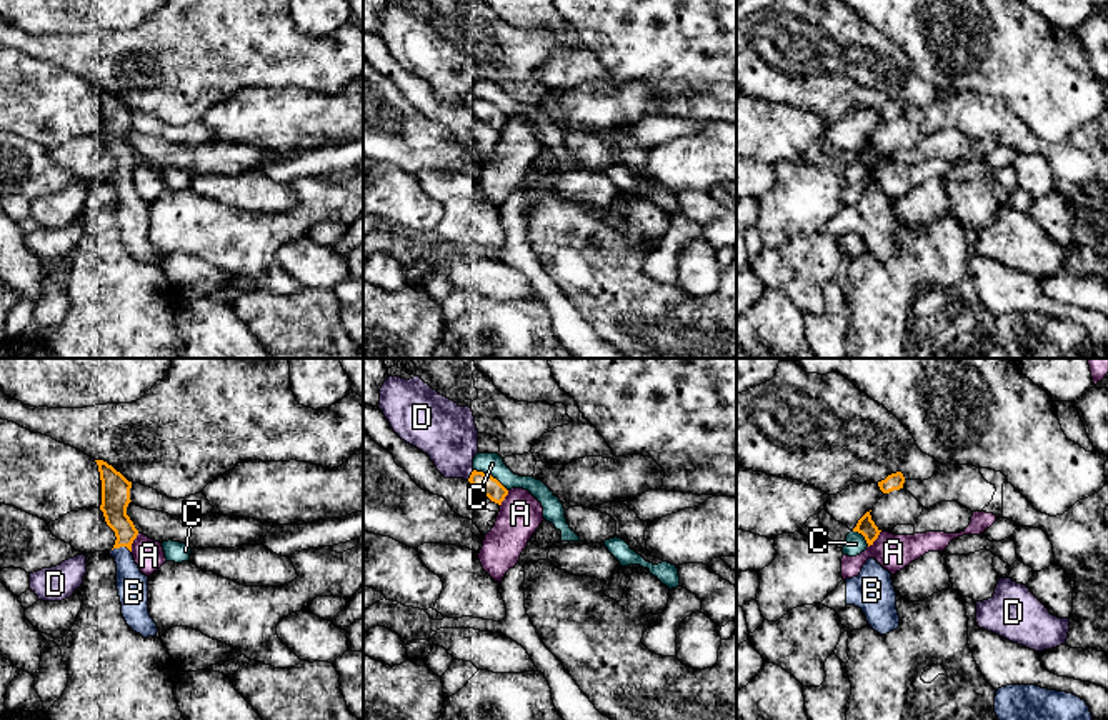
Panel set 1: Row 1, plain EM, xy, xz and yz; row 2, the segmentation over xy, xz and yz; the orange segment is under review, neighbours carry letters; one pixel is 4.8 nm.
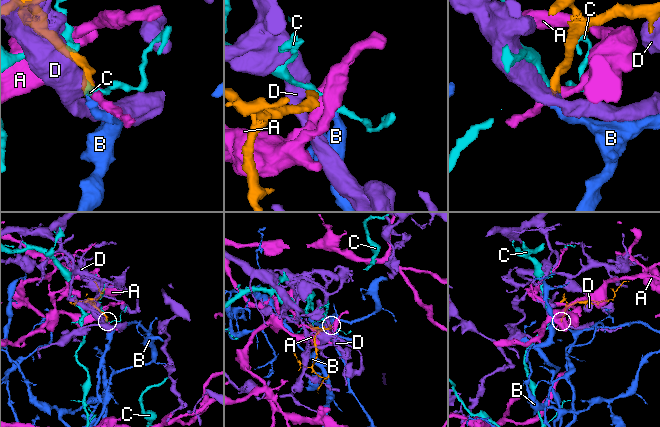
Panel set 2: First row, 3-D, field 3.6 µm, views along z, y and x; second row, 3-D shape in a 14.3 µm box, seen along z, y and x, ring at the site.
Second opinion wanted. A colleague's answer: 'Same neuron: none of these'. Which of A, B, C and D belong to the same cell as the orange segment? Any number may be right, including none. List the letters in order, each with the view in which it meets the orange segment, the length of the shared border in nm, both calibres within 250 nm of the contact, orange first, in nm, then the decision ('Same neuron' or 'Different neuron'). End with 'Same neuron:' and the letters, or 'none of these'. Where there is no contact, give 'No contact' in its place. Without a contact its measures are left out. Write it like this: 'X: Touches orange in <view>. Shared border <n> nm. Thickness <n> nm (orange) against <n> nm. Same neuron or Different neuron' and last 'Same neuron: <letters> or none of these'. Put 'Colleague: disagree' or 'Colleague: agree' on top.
Colleague: disagree
A: Touches orange in xy. Shared border 100 nm. Thickness 140 nm (orange) against 150 nm. Different neuron
B: Touches orange in xy. Shared border 100 nm. Thickness 140 nm (orange) against 150 nm. Same neuron
C: Touches orange in xz. Shared border 200 nm. Thickness 100 nm (orange) against 110 nm. Different neuron
D: Touches orange in xz. Shared border 60 nm. Thickness 100 nm (orange) against 280 nm. Different neuron
Same neuron: B

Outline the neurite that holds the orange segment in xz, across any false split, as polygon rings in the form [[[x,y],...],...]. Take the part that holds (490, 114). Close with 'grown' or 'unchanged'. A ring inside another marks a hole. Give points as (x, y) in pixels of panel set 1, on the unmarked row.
[[[473,97],[468,108],[485,123],[488,123],[492,128],[502,132],[505,123],[508,122],[508,117],[492,102],[487,102],[483,98]]] | unchanged

